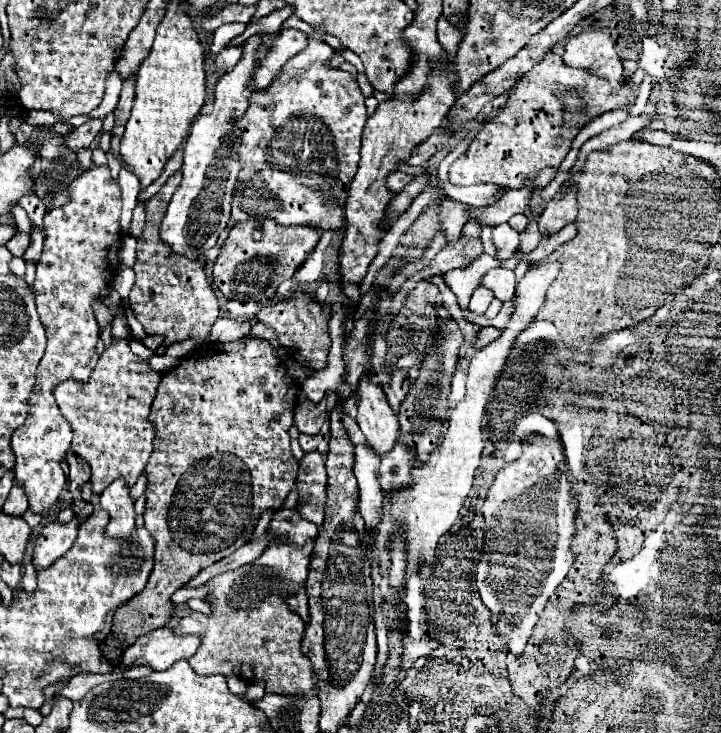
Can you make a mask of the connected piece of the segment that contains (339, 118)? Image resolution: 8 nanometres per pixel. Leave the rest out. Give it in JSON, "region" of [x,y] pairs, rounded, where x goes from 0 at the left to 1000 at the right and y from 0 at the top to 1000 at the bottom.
{"region":[[[437,37],[434,50],[423,70],[398,83],[390,102],[365,124],[354,124],[345,135],[340,157],[329,165],[334,181],[331,220],[334,233],[323,263],[323,299],[337,302],[340,293],[356,302],[354,329],[362,326],[362,304],[379,299],[387,307],[431,307],[437,312],[462,315],[479,307],[479,274],[484,266],[484,250],[495,236],[503,176],[509,168],[506,132],[487,100],[473,94],[451,94],[462,78],[462,67],[445,56],[448,40]]]}

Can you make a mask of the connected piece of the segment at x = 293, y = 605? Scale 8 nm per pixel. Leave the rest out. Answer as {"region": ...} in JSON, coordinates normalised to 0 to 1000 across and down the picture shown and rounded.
{"region":[[[417,801],[412,809],[401,812],[395,823],[401,825],[401,831],[404,831],[406,836],[412,836],[412,839],[420,844],[420,850],[429,850],[429,831],[426,831],[426,812],[423,812],[423,801]]]}

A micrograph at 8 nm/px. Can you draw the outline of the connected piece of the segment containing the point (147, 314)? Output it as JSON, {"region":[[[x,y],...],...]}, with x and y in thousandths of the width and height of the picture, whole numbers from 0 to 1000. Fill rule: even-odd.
{"region":[[[251,231],[243,233],[218,266],[201,277],[201,312],[190,326],[190,356],[184,370],[190,383],[182,394],[179,411],[190,438],[207,457],[229,454],[229,471],[257,465],[262,460],[287,460],[298,435],[304,432],[304,411],[287,386],[279,356],[262,356],[259,351],[245,351],[221,326],[221,307],[229,285],[237,274],[243,255],[251,250]]]}

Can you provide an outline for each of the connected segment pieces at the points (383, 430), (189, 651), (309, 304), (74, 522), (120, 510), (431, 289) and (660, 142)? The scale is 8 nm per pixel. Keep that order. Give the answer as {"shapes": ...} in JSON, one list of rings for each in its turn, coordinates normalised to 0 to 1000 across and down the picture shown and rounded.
{"shapes":[[[[509,509],[501,514],[495,536],[501,539],[495,553],[498,585],[503,588],[509,607],[523,621],[534,621],[545,613],[553,596],[551,566],[542,561],[531,531],[526,525],[517,525]]],[[[223,855],[193,869],[184,883],[179,883],[171,894],[171,907],[187,905],[187,899],[201,896],[204,907],[215,915],[229,915],[248,899],[262,899],[273,883],[279,880],[279,869],[273,866],[243,866],[234,855]]],[[[415,392],[406,400],[406,405],[390,413],[365,419],[356,432],[359,432],[359,441],[368,441],[384,452],[387,468],[415,492],[417,501],[431,501],[431,503],[454,501],[459,462],[456,462],[456,449],[454,449],[454,432],[448,432],[447,416],[441,413],[437,400]]],[[[101,705],[96,714],[65,714],[49,741],[49,754],[46,754],[46,768],[51,774],[51,779],[65,776],[74,765],[79,765],[85,757],[90,757],[110,724],[112,711],[107,705]]],[[[160,653],[137,681],[140,692],[151,697],[154,711],[148,716],[151,733],[179,733],[187,719],[187,681],[179,673],[173,653]]],[[[584,382],[581,387],[570,396],[564,402],[564,411],[573,412],[578,419],[574,428],[589,431],[589,419],[592,413],[606,419],[606,402],[609,402],[609,394],[603,389],[595,389],[592,383]]],[[[895,176],[895,180],[889,188],[890,192],[896,192],[904,198],[911,199],[928,199],[931,194],[939,187],[933,183],[925,181],[918,177]]]]}

